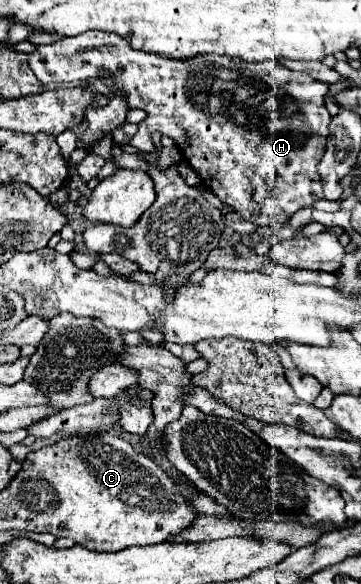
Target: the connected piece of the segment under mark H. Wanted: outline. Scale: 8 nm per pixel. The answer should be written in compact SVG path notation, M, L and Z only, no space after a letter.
M90 30L90 34L78 34L78 38L62 38L50 46L38 46L36 52L28 54L30 68L34 70L36 78L42 84L52 84L52 82L76 82L76 80L86 80L98 74L102 68L110 70L112 76L116 78L116 84L128 98L130 108L142 108L148 116L138 124L138 132L130 138L130 146L140 148L140 150L152 150L152 132L160 132L162 136L170 136L180 150L182 158L198 172L202 178L202 186L210 188L224 204L232 206L234 212L238 212L244 220L250 220L258 226L270 226L274 222L286 222L296 210L300 208L310 208L314 202L324 198L322 192L322 182L318 182L318 164L322 160L322 154L326 152L326 138L328 138L328 124L330 124L330 112L324 106L324 96L328 92L328 84L314 80L306 72L292 72L288 68L282 68L278 60L274 62L242 62L240 58L226 58L226 54L198 54L194 58L184 58L178 62L176 58L162 58L162 54L146 54L144 50L134 50L126 38L118 38L118 34L98 34L98 30Z

